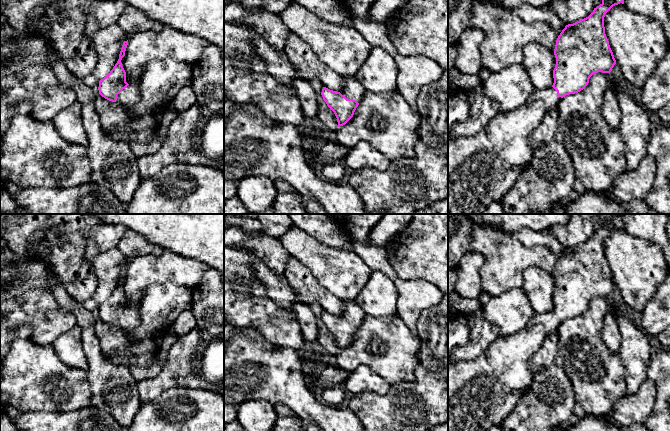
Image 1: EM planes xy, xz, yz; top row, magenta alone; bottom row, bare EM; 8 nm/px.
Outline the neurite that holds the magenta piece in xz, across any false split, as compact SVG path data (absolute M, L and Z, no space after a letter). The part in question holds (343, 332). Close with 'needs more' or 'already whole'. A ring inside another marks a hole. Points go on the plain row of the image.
M355 300L343 301L345 309L340 316L326 311L321 316L323 324L337 342L338 351L345 349L353 341L366 315Z | needs more

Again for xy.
M128 264L123 266L119 283L110 297L99 305L99 318L115 326L121 333L130 333L140 325L139 311L126 306L126 296L121 284L125 280Z | needs more

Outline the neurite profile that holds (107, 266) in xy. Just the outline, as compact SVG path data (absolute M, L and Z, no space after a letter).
M118 247L109 249L91 260L90 264L98 282L95 294L97 303L101 304L110 297L119 283L123 266L128 262Z

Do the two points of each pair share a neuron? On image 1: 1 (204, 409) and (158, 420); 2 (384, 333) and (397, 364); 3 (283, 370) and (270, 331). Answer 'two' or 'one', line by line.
1: one
2: one
3: two

